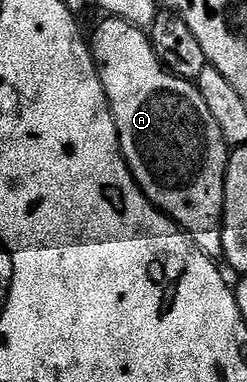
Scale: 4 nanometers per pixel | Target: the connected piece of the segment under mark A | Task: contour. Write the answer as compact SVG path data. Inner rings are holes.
M104 18L96 33L90 36L90 47L92 61L96 63L96 72L108 99L108 111L116 123L120 152L136 179L136 185L154 207L190 237L202 255L219 257L222 253L219 231L224 209L224 179L230 148L224 143L222 130L218 130L214 118L210 118L210 110L206 110L206 102L202 102L200 89L193 81L172 75L156 57L149 33L125 20Z

